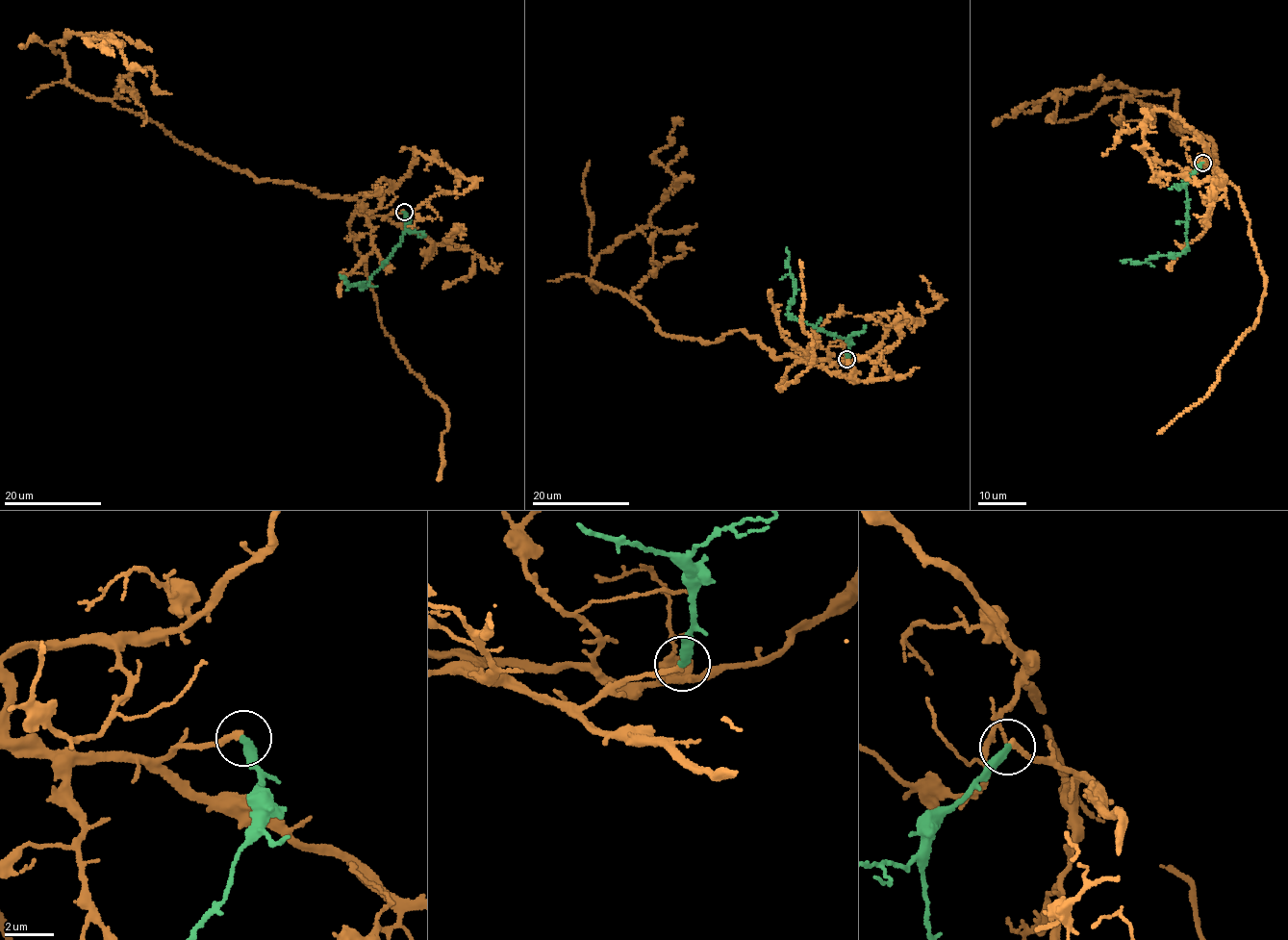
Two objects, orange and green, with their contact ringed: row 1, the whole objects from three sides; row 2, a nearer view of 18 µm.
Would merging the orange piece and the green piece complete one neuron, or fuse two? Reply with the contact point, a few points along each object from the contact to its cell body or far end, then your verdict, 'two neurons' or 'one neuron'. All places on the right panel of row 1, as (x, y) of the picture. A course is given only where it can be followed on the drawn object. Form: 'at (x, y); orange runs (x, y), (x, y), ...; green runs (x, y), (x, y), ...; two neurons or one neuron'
at (1202, 163); orange runs (1202, 163), (1217, 173), (1197, 163), (1214, 144), (1173, 121), (1175, 92), (1056, 89), (994, 126); green runs (1202, 163), (1188, 178), (1186, 251), (1140, 263), (1120, 262); one neuron

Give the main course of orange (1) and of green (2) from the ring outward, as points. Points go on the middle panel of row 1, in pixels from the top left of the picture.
1: (846, 359), (663, 334), (593, 289), (594, 260), (671, 186), (653, 156), (682, 118)
2: (846, 359), (847, 342), (839, 336), (789, 316), (789, 303), (795, 289), (787, 266), (786, 246)

